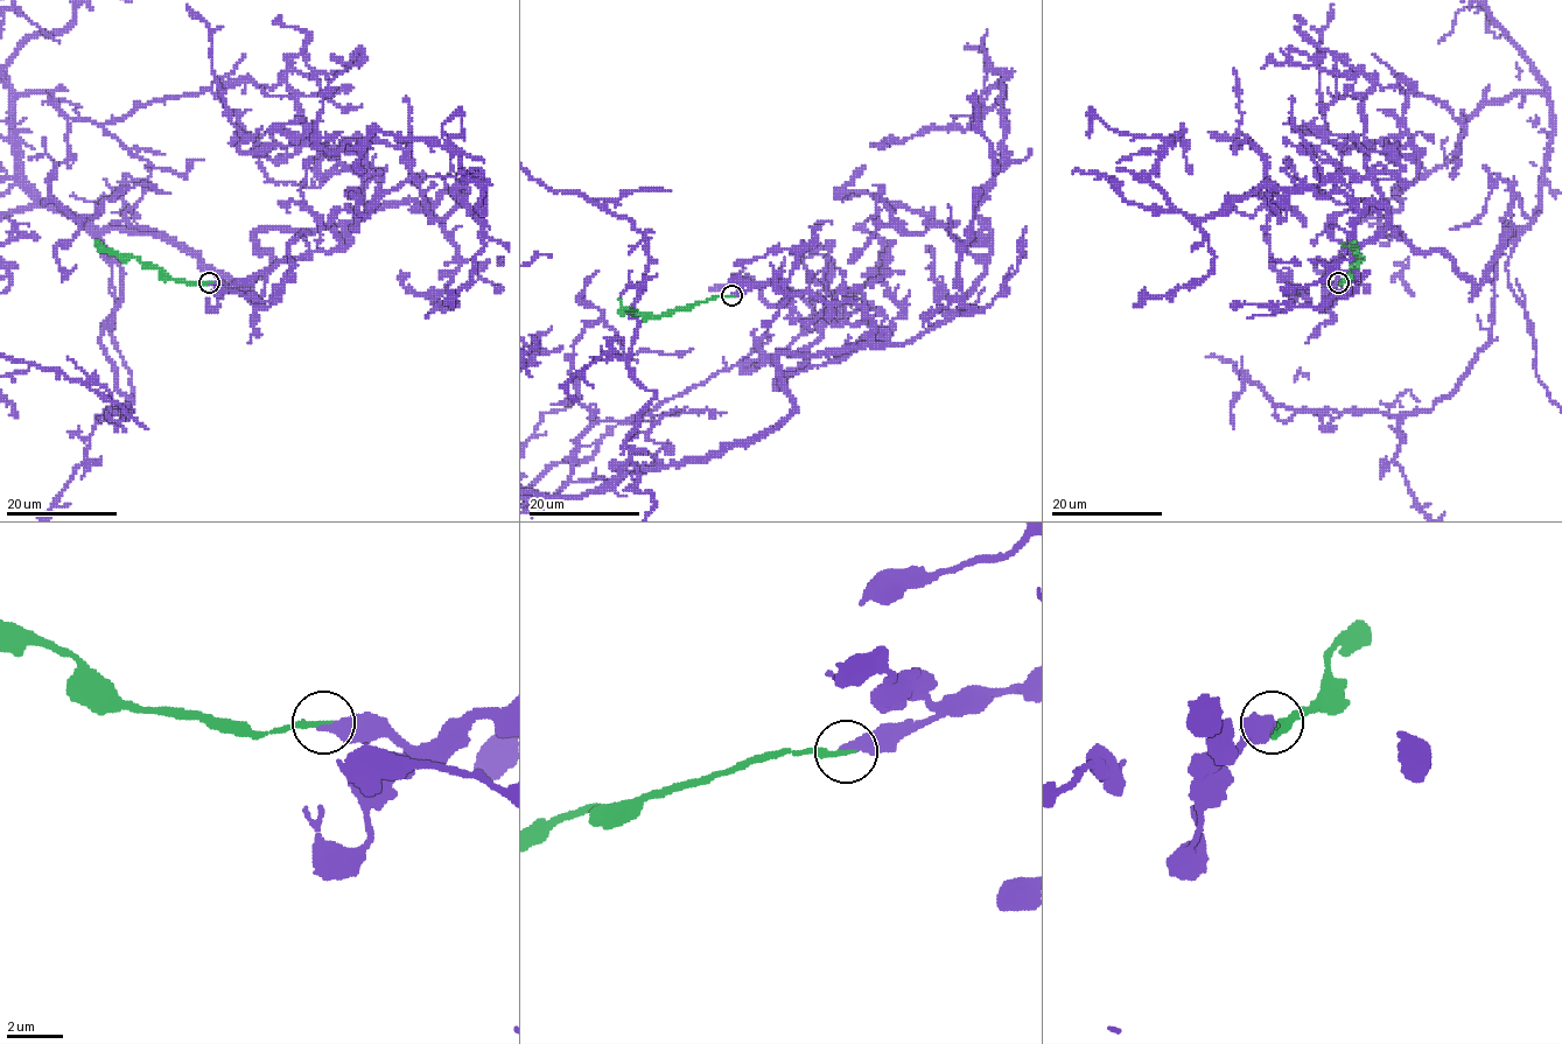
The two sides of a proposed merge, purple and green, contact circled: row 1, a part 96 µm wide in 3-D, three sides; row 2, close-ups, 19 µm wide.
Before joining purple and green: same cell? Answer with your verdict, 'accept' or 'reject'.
accept

